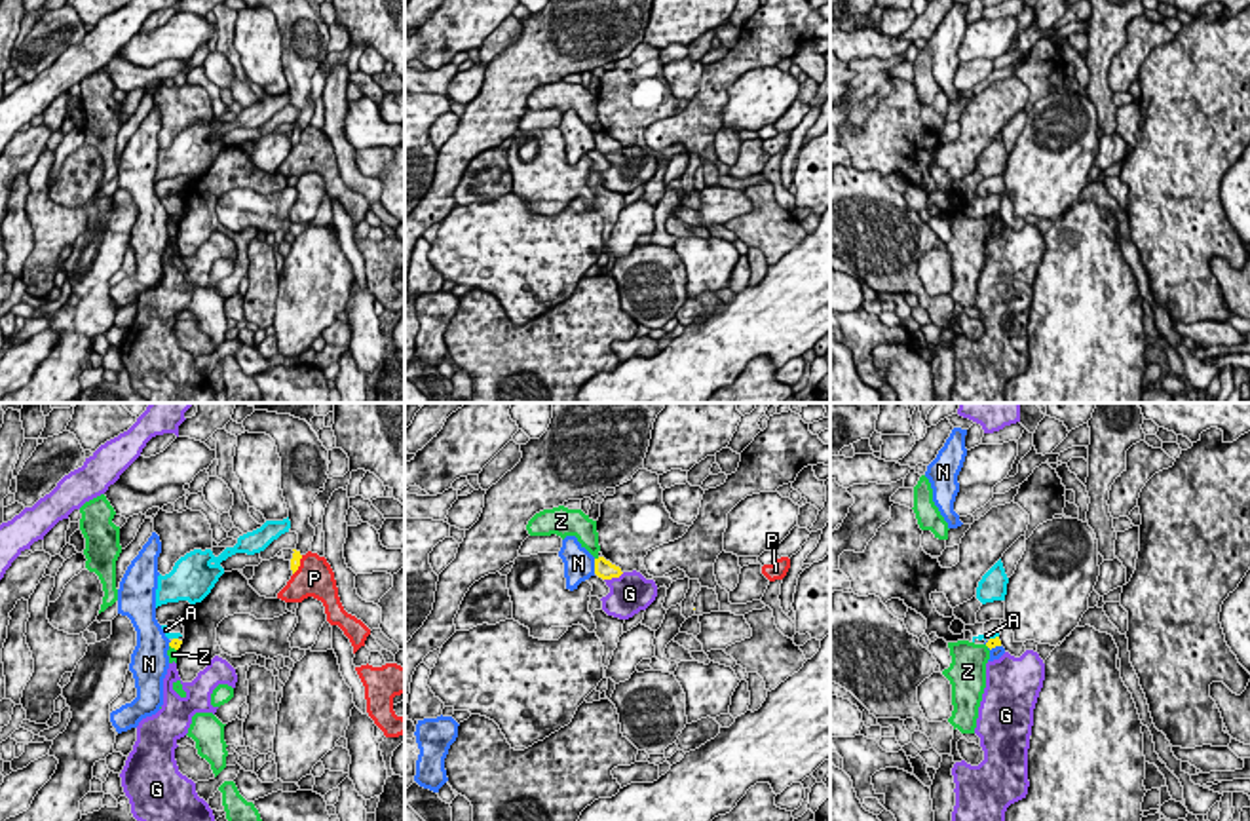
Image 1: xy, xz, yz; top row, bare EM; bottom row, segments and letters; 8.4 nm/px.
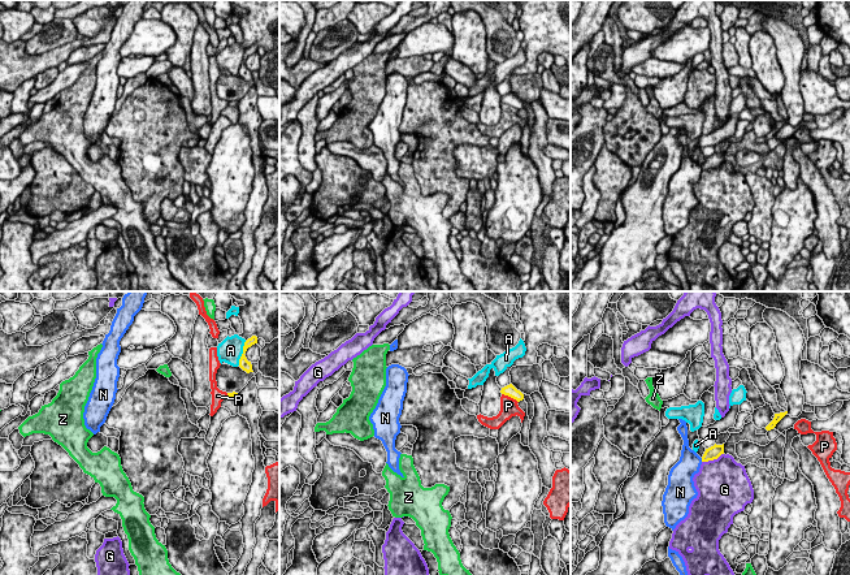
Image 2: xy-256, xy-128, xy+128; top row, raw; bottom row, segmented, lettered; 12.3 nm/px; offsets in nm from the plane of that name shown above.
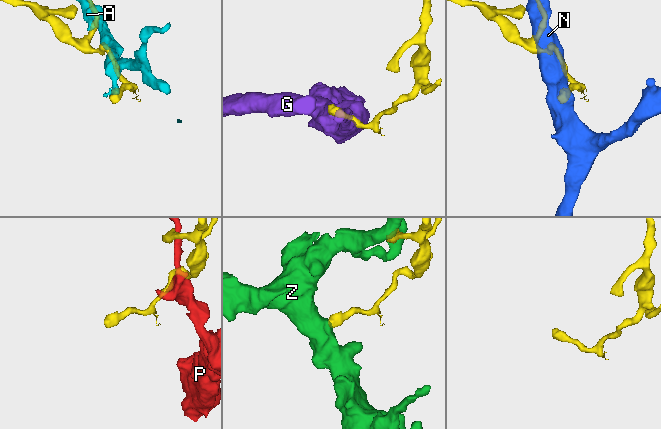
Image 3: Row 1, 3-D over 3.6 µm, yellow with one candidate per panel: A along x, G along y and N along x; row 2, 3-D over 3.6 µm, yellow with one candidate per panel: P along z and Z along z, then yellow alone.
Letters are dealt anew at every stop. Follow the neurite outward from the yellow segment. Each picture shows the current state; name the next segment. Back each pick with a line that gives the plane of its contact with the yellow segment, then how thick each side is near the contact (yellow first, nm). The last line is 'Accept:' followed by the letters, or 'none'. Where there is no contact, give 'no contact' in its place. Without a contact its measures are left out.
Accept: none

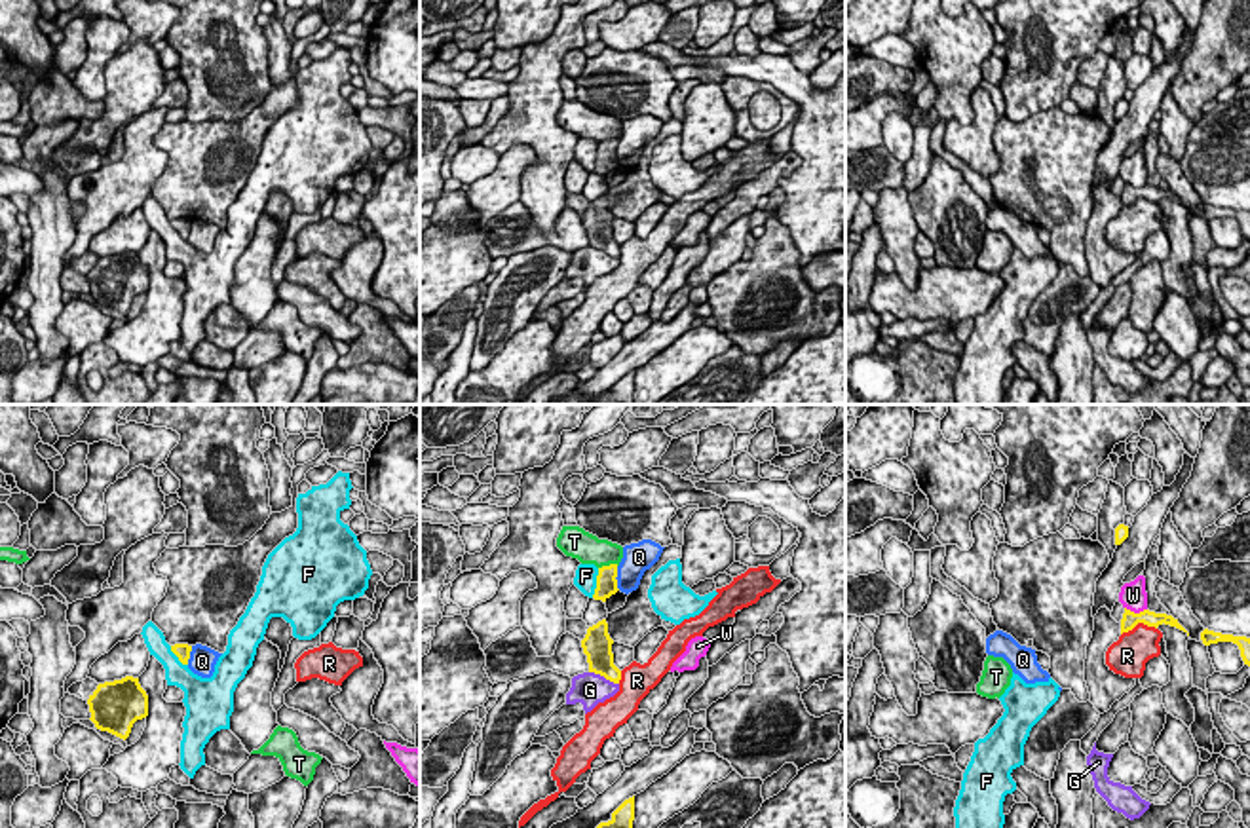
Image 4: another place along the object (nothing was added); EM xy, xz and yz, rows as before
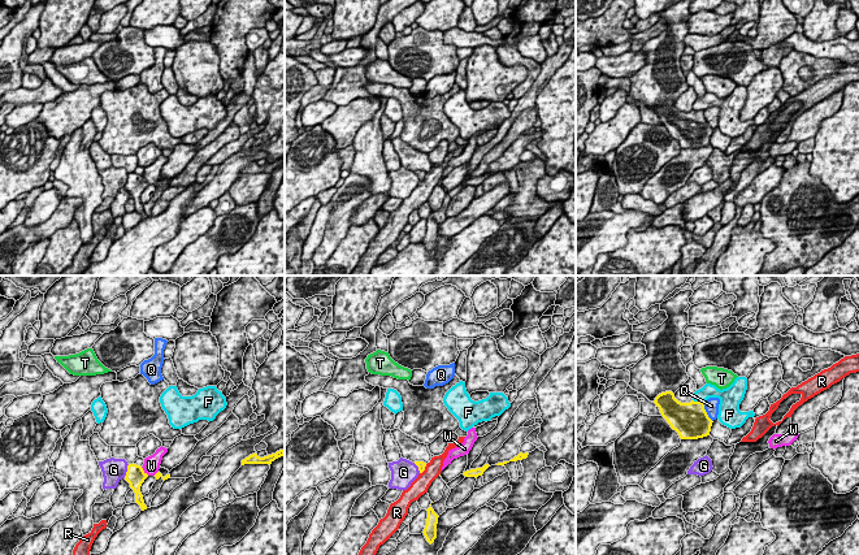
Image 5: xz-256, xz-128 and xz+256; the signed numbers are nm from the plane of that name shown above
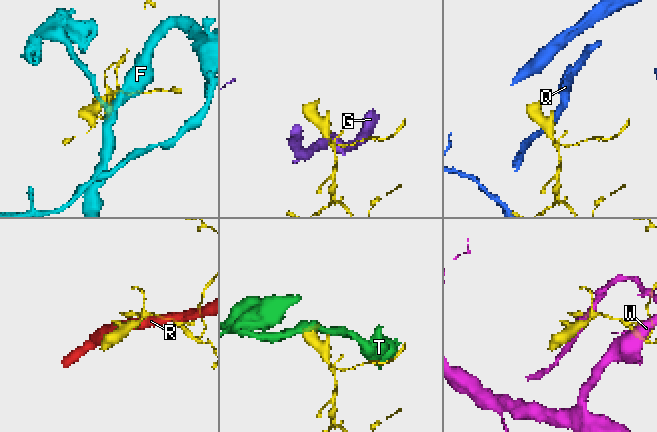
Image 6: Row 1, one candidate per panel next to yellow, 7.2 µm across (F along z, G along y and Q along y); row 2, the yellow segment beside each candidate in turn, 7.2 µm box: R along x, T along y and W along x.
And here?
Accept: none

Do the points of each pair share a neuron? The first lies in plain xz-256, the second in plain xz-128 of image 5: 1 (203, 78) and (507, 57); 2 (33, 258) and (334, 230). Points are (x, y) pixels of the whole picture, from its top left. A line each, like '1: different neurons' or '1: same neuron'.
1: different neurons
2: same neuron

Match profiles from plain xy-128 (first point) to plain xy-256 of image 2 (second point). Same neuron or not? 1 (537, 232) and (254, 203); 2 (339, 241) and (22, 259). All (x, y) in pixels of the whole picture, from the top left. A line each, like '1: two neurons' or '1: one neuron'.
1: one neuron
2: two neurons

